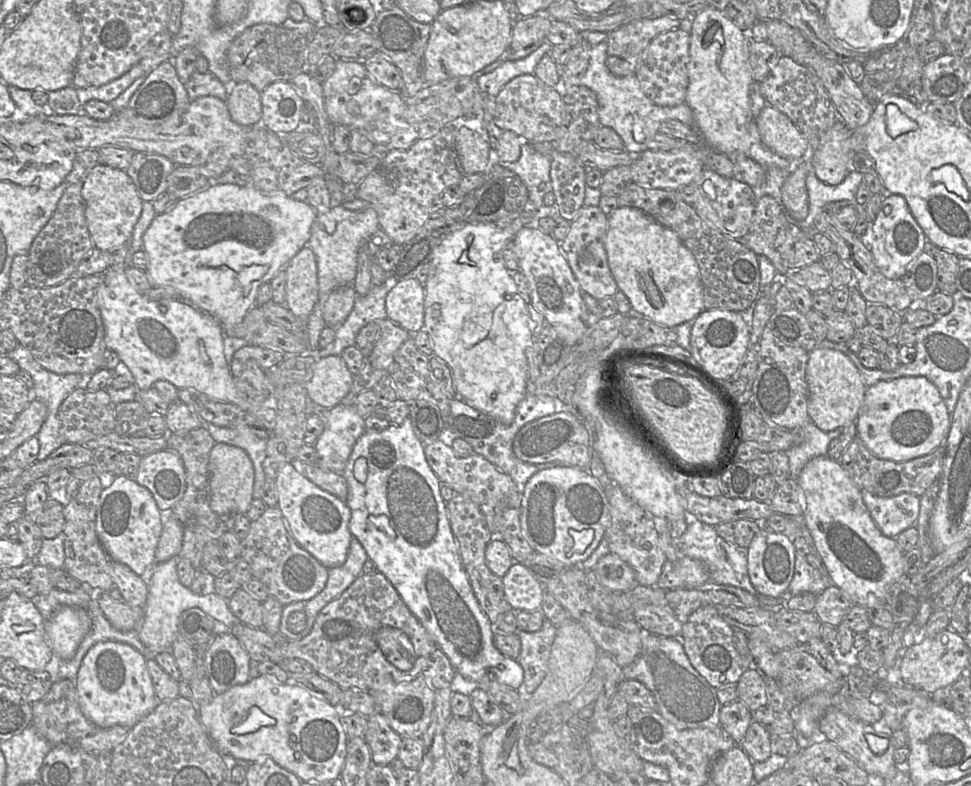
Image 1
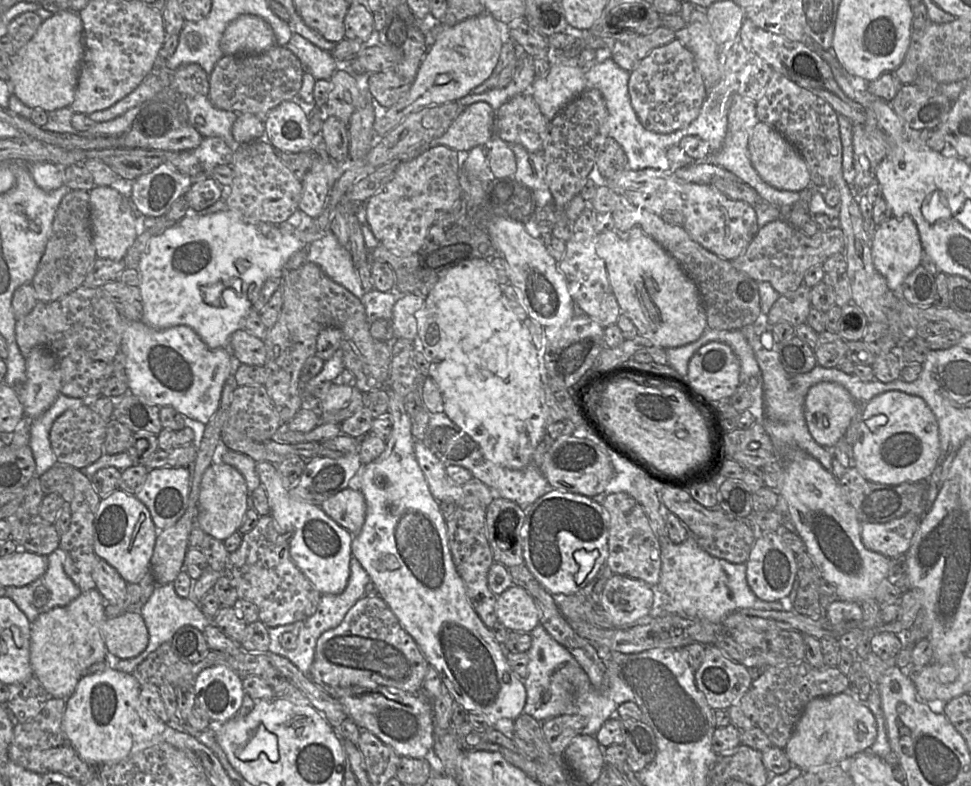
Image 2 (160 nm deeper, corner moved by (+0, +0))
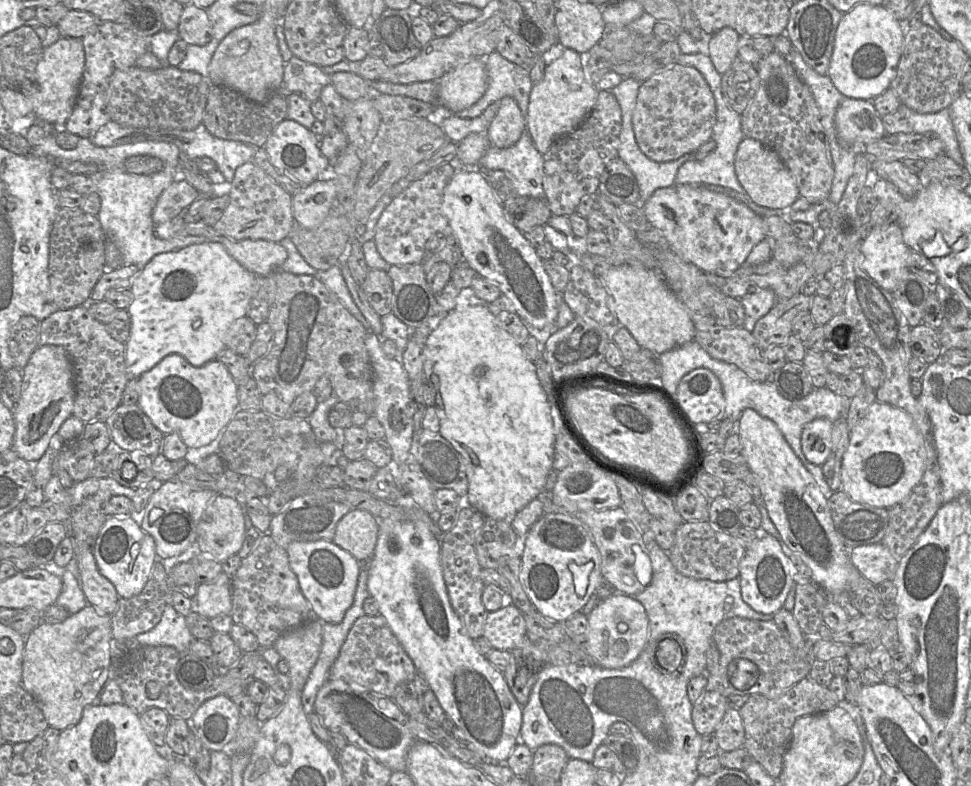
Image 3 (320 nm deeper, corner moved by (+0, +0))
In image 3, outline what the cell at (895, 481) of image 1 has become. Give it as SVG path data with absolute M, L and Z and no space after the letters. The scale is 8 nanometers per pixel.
M843 490L832 491L828 506L836 532L848 551L860 545L878 543L885 535L889 508L852 500Z

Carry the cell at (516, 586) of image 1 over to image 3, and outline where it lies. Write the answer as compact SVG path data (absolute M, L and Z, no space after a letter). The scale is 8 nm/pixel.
M513 603L488 612L483 636L494 649L512 651L522 646L528 641L524 614Z

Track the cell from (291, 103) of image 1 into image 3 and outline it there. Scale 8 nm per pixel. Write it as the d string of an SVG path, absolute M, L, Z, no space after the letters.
M288 118L280 122L272 131L264 148L276 170L281 174L294 178L301 187L317 180L330 164L322 154L319 143L311 130Z

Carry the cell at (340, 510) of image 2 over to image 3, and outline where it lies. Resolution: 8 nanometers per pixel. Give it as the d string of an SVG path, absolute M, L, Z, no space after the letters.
M351 509L338 522L333 541L360 563L371 559L377 538L375 518L367 511Z

